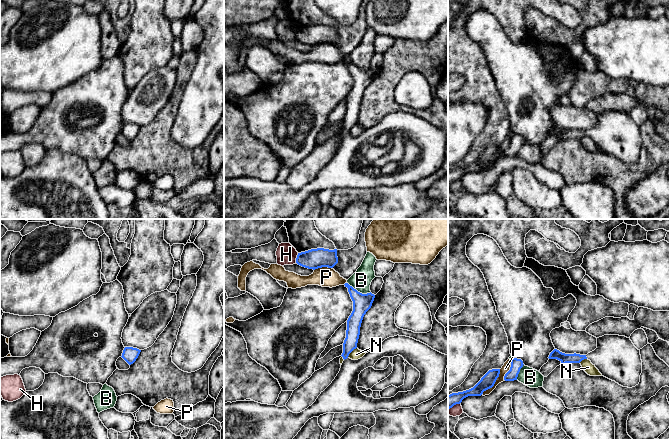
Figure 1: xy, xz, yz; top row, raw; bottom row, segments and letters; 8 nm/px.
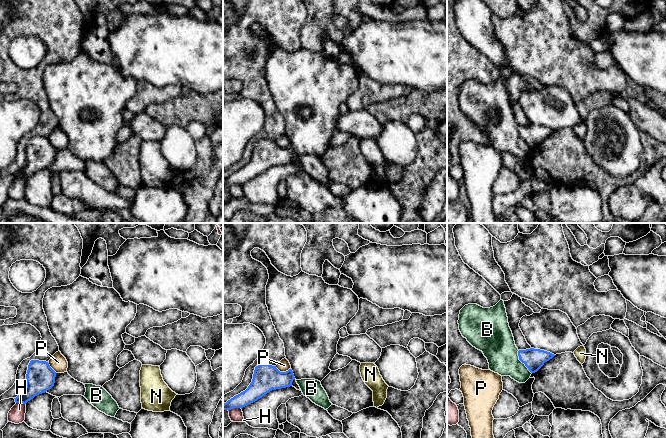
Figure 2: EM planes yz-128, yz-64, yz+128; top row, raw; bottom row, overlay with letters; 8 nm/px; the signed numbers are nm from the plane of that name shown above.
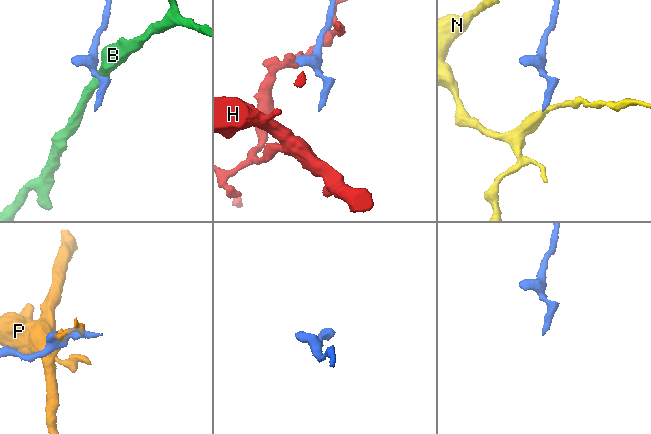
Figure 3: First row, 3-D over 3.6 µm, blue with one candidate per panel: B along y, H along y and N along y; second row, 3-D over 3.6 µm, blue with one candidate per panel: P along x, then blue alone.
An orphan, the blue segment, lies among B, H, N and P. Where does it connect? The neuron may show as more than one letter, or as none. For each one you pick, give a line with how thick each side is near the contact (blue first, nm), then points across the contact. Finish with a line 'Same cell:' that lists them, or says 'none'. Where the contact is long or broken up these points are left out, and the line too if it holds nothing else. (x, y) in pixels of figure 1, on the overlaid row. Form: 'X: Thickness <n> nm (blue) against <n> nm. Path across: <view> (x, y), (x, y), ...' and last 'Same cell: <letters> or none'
Same cell: none

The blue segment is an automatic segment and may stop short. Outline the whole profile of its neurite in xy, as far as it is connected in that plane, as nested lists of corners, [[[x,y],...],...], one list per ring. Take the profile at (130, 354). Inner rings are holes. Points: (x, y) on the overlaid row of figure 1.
[[[125,347],[122,353],[122,358],[129,364],[133,364],[138,358],[141,350],[133,347]]]

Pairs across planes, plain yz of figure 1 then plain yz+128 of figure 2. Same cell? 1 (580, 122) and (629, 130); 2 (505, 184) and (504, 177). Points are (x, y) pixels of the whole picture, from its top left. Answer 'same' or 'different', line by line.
1: different
2: same

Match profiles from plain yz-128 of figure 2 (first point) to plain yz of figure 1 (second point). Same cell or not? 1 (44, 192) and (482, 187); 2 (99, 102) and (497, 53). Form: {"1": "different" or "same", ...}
{"1": "same", "2": "same"}

